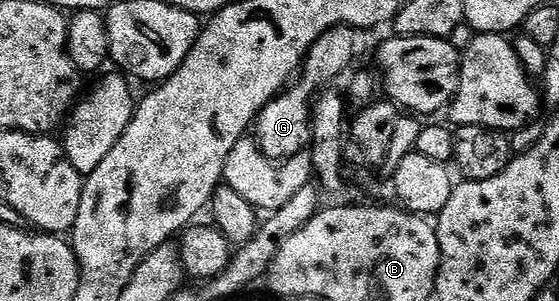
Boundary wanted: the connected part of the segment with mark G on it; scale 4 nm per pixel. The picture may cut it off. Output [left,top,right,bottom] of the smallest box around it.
[255,27,357,161]

